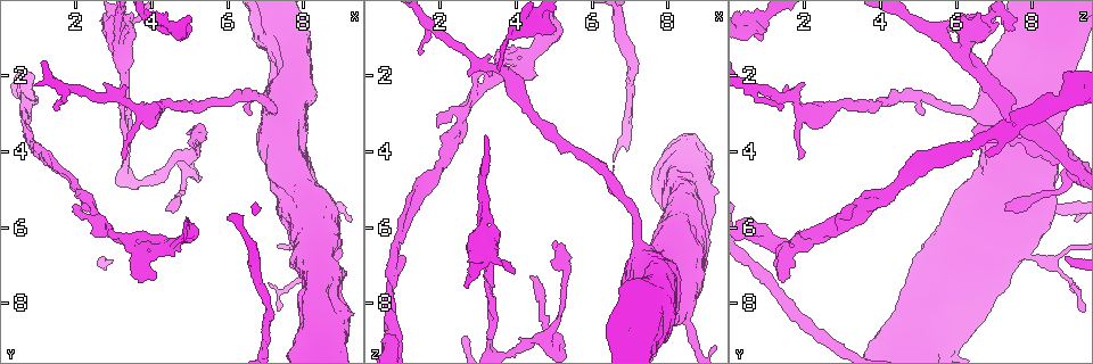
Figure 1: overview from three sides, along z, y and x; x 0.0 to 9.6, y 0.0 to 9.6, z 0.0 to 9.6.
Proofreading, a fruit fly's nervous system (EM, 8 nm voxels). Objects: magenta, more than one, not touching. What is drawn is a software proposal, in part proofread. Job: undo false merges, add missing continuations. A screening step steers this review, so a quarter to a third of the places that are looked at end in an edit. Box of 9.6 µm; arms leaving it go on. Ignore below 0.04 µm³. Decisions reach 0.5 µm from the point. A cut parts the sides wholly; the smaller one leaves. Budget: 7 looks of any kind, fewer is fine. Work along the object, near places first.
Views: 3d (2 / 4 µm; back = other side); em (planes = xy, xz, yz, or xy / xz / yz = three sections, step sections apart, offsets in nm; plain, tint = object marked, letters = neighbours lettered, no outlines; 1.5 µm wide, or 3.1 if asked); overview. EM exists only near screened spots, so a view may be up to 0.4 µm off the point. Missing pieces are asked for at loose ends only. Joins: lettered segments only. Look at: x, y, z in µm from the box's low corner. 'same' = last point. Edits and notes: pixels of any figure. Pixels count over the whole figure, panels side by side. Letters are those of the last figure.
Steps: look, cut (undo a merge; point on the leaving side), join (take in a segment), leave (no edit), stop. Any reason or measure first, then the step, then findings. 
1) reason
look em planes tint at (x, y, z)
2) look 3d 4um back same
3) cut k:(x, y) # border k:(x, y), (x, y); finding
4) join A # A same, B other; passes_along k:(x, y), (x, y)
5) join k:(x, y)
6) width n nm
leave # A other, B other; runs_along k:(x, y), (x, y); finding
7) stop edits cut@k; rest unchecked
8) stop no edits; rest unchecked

an open end
look em yz step 8 letters at (1.00, 4.05, 6.80)

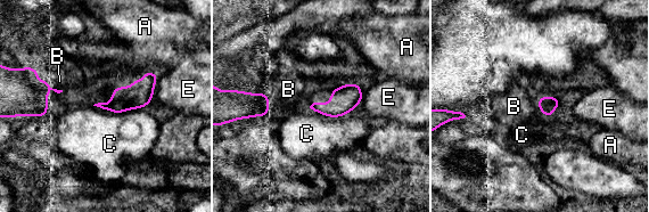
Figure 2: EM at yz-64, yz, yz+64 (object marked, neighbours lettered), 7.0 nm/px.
another direction
look em planes letters same

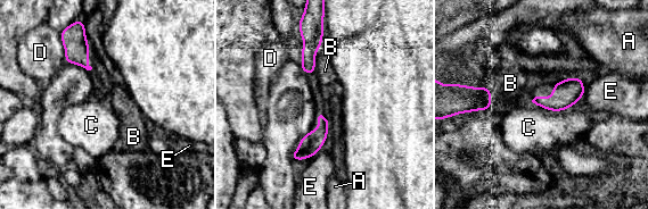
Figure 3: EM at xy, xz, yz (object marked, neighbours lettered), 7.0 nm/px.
width 190 nm
leave # A other, B other, C other, D other, E other; border 3:(532, 101), (549, 110), (575, 105); none of them fits

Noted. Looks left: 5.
branch stops here
look 3d 4um at (4.35, 5.55, 7.30)

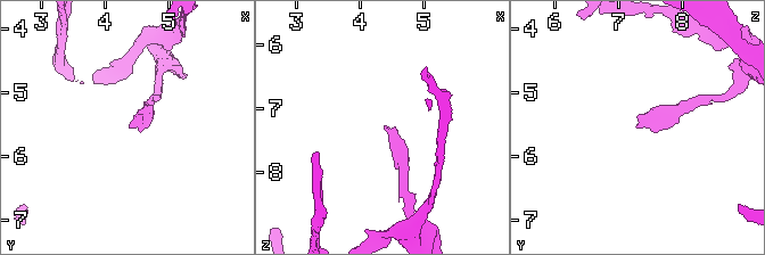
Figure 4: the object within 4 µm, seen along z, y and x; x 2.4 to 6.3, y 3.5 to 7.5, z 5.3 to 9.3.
need the tissue
look em planes letters at (4.40, 5.55, 7.30)

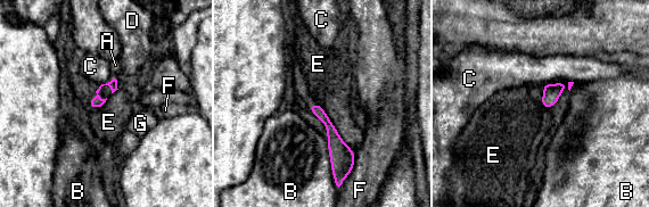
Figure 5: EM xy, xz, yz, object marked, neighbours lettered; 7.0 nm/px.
leave # A other, B other, C other, D other, E other, F other, G other; runs_along 5:(312, 107), (330, 127), (337, 170); no lettered segment goes on from it

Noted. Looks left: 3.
branch stops here
look 3d 4um at (4.15, 7.30, 1.35)

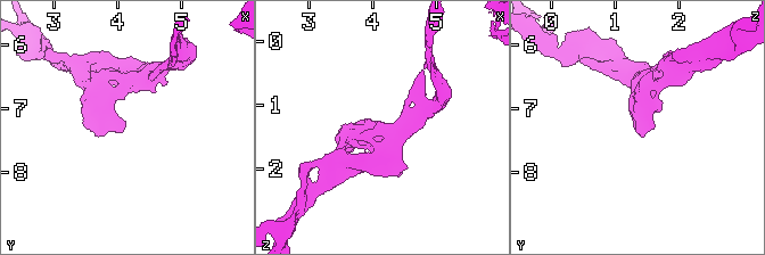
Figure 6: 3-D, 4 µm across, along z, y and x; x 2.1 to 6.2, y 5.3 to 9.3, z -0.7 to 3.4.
need the tissue
look em xz step 8 tint at (4.10, 7.35, 1.40)

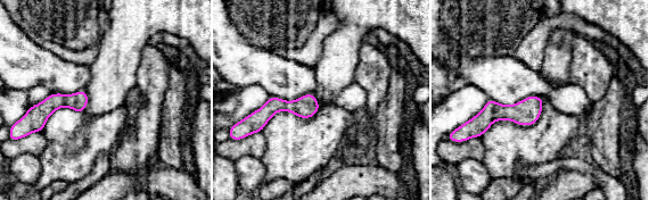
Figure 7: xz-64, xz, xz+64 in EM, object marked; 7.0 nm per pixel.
cut it another way
look em planes letters same

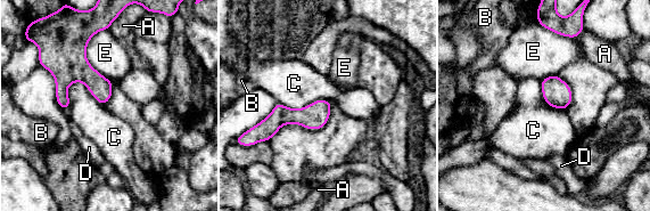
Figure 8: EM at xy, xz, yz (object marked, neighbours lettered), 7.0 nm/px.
width 160 nm
leave # A other, B other, C other, D other, E other; no lettered segment goes on from it

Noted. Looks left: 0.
stop no edits; rest unchecked

